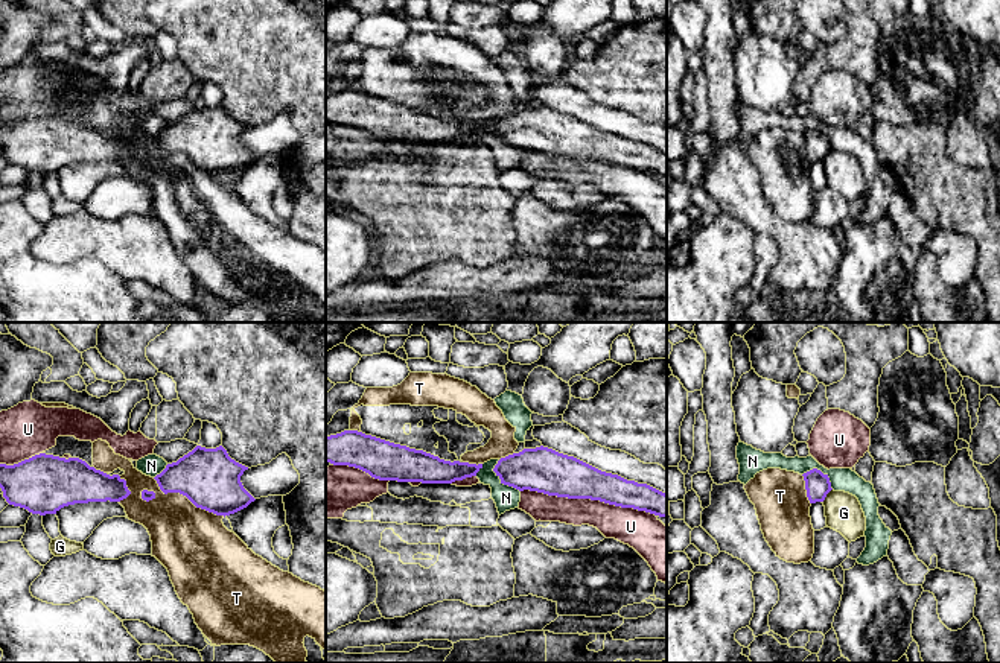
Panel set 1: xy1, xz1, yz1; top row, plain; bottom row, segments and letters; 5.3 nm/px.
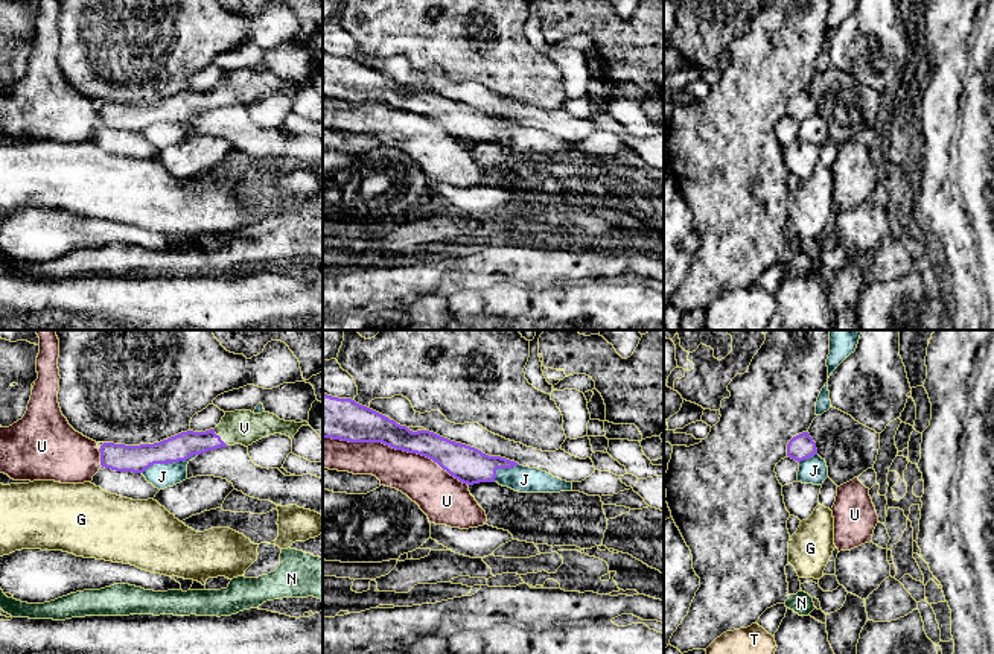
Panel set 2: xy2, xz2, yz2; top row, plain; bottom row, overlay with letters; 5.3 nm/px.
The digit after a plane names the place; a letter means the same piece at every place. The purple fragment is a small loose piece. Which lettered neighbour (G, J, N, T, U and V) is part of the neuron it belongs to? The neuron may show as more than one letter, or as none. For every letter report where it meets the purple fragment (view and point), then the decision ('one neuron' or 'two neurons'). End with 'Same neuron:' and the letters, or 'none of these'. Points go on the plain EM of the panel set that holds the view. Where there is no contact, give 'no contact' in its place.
G: meets purple in yz1 at (825, 155); two neurons
J: meets purple in xy2 at (169, 122); two neurons
N: meets purple in xz1 at (500, 137); two neurons
T: meets purple in xy1 at (187, 157); two neurons
U: meets purple in xz2 at (396, 108); two neurons
V: meets purple in xy2 at (219, 96); one neuron
Same neuron: V

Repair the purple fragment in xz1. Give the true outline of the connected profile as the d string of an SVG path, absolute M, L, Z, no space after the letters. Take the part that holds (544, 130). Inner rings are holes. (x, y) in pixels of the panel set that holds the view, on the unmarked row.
M548 106L524 108L501 117L493 131L501 143L568 158L591 158L667 176L667 154L601 131Z

